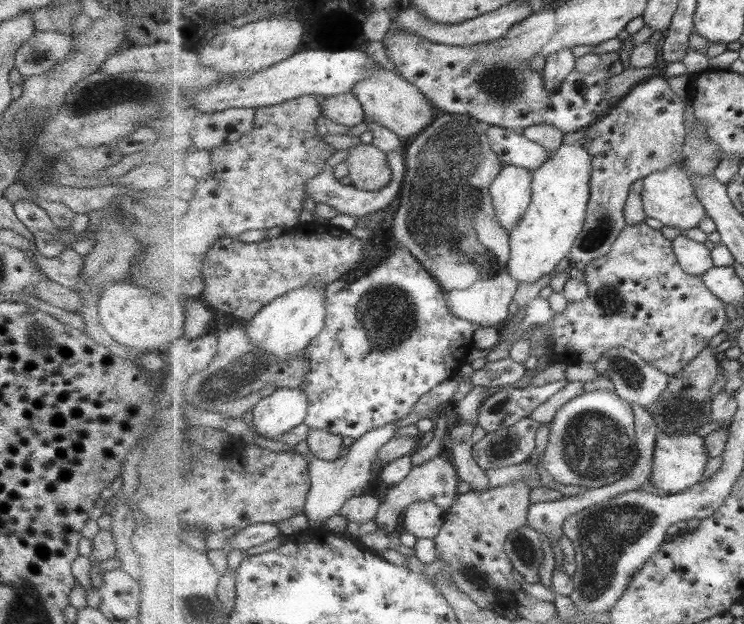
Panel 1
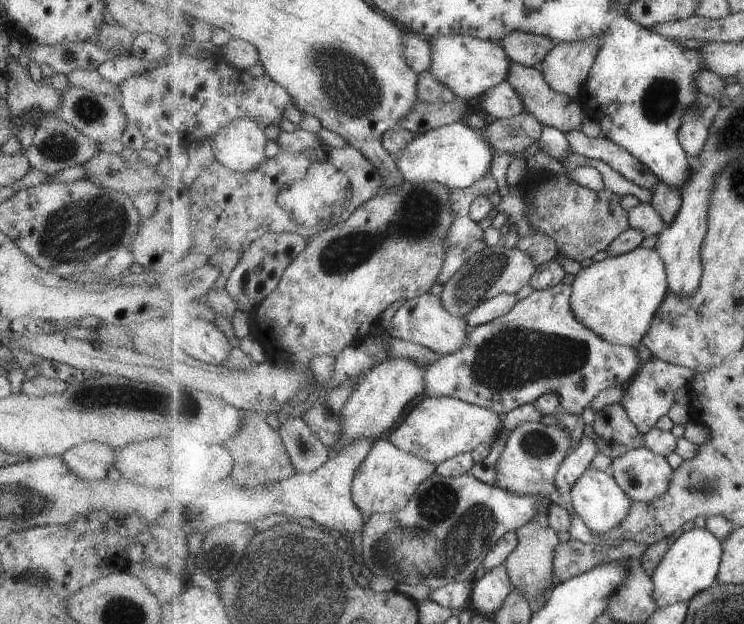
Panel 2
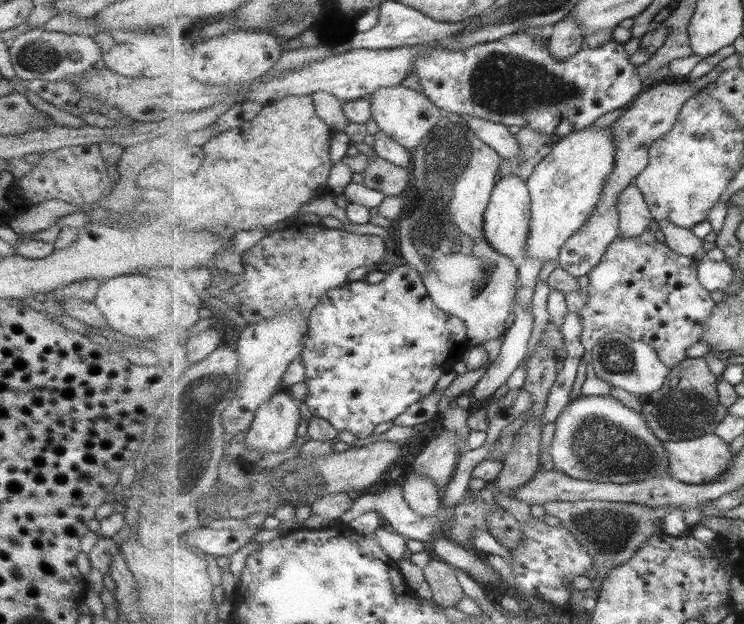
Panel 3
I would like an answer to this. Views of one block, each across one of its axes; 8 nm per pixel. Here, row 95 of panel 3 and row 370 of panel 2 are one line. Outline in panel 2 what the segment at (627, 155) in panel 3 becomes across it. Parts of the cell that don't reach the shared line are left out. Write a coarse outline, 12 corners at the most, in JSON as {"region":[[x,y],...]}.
{"region":[[652,357],[621,404],[646,435],[673,408],[693,369]]}

